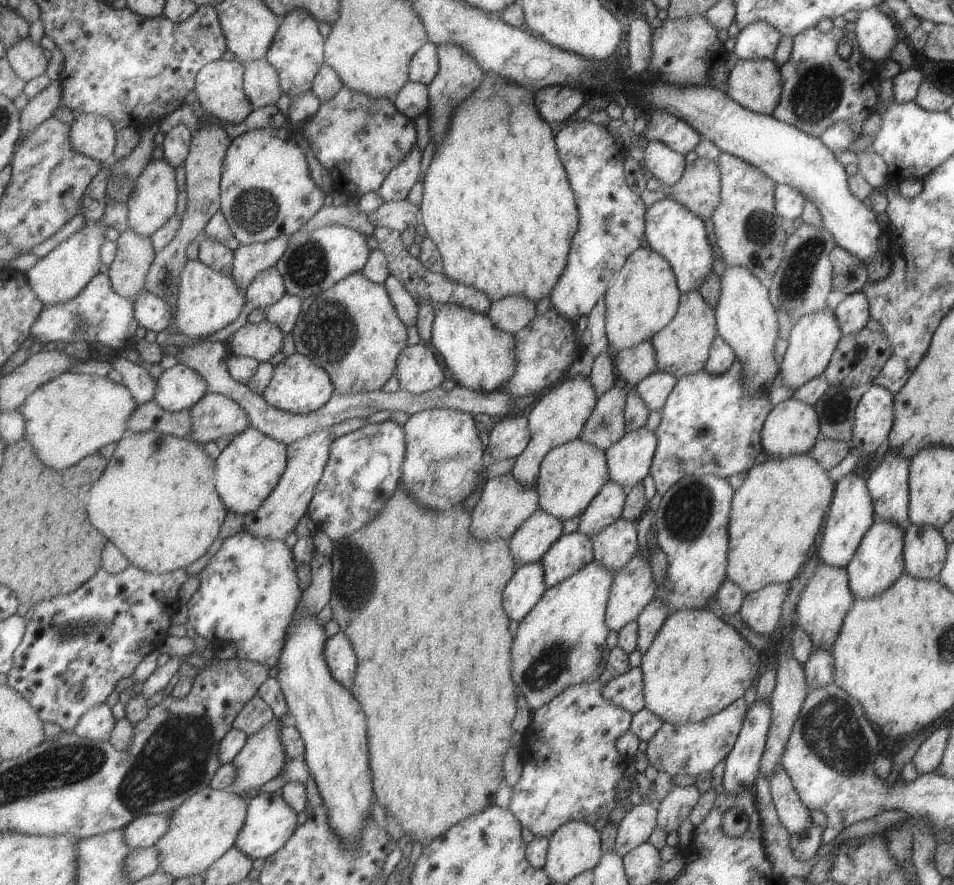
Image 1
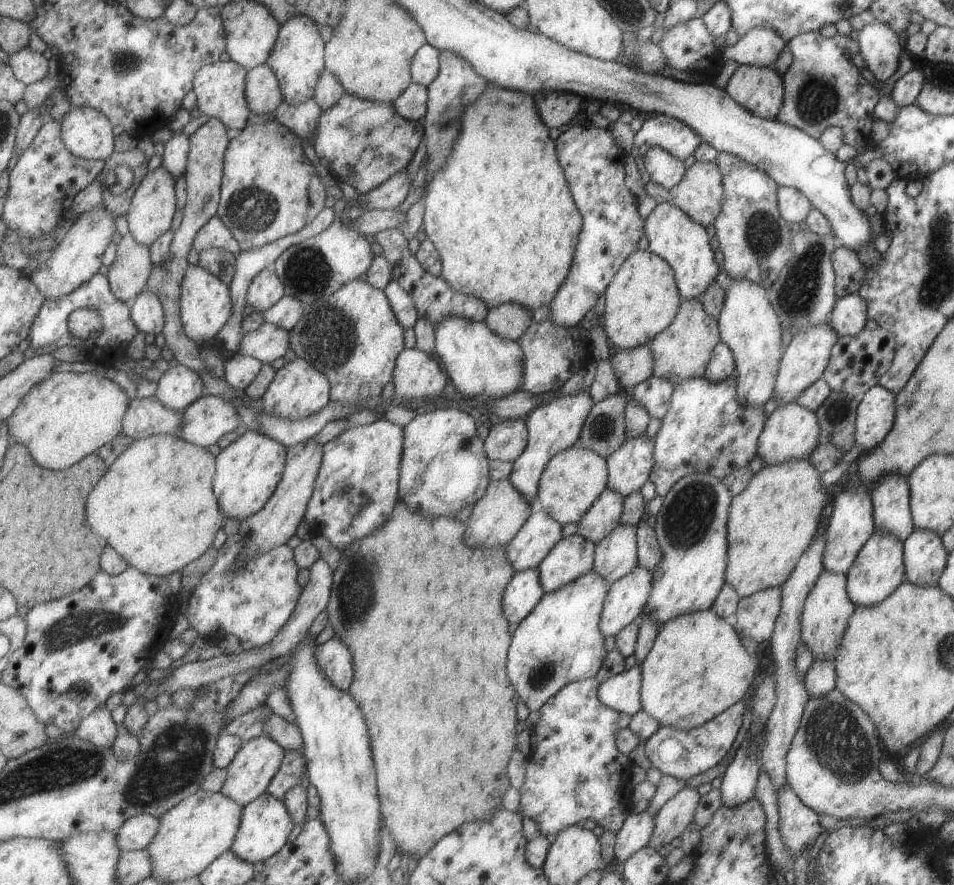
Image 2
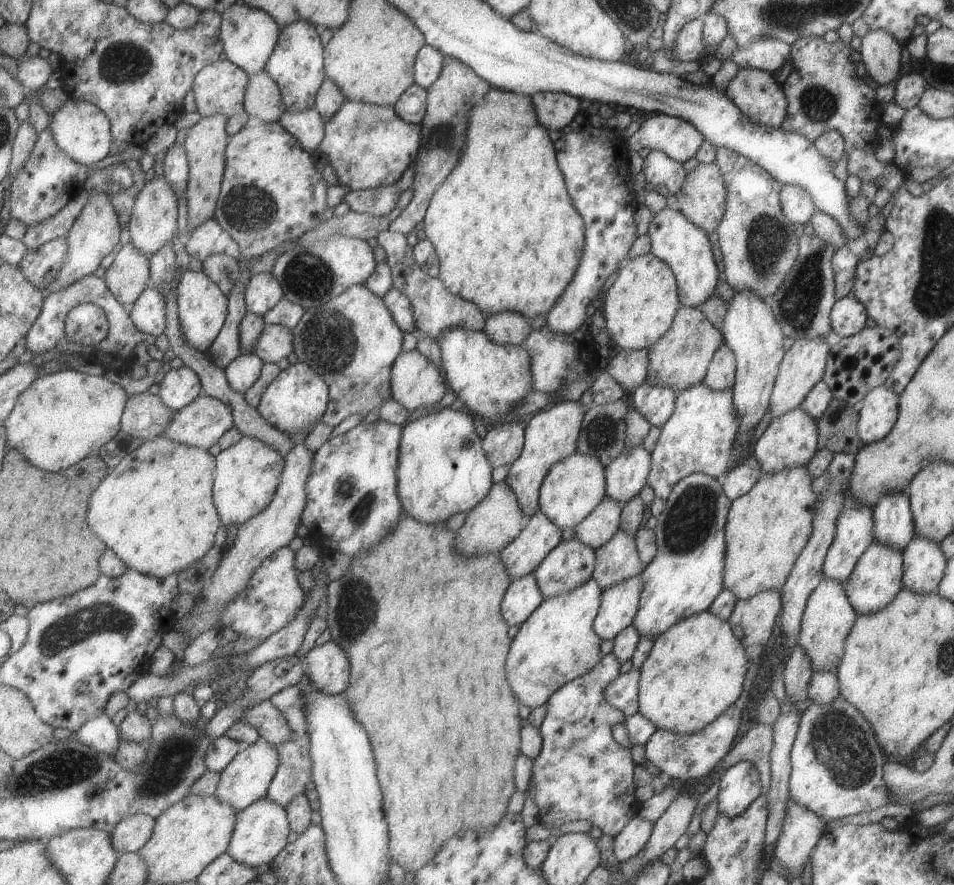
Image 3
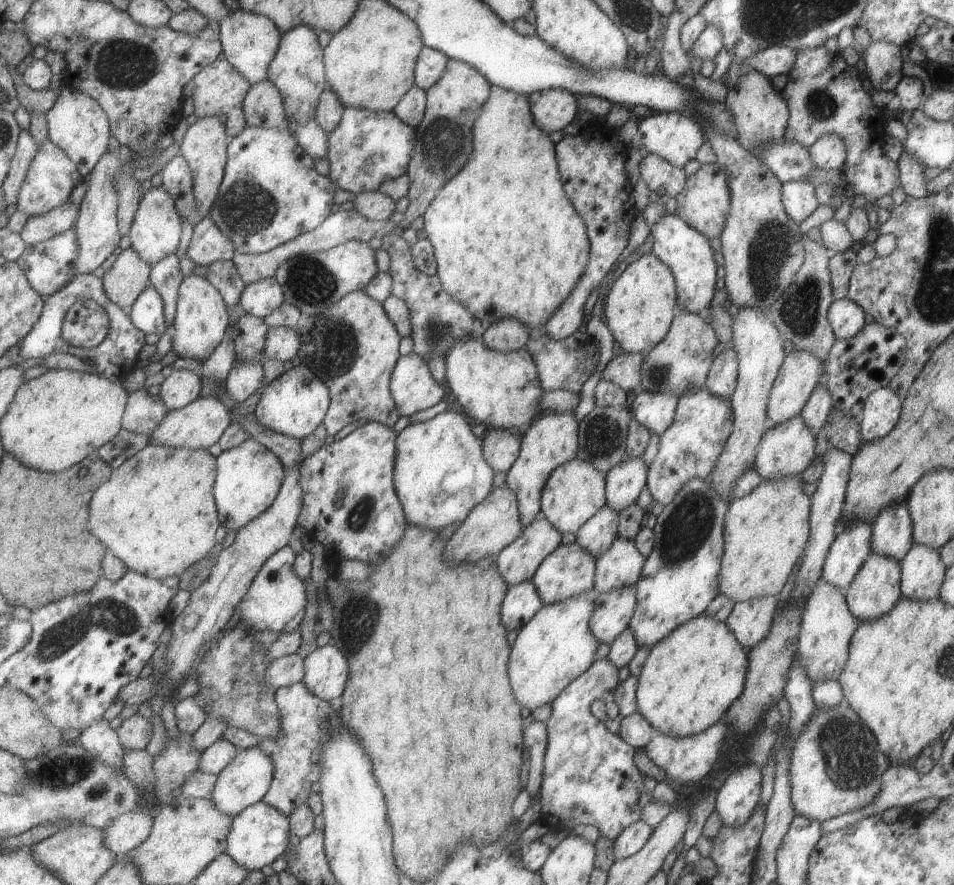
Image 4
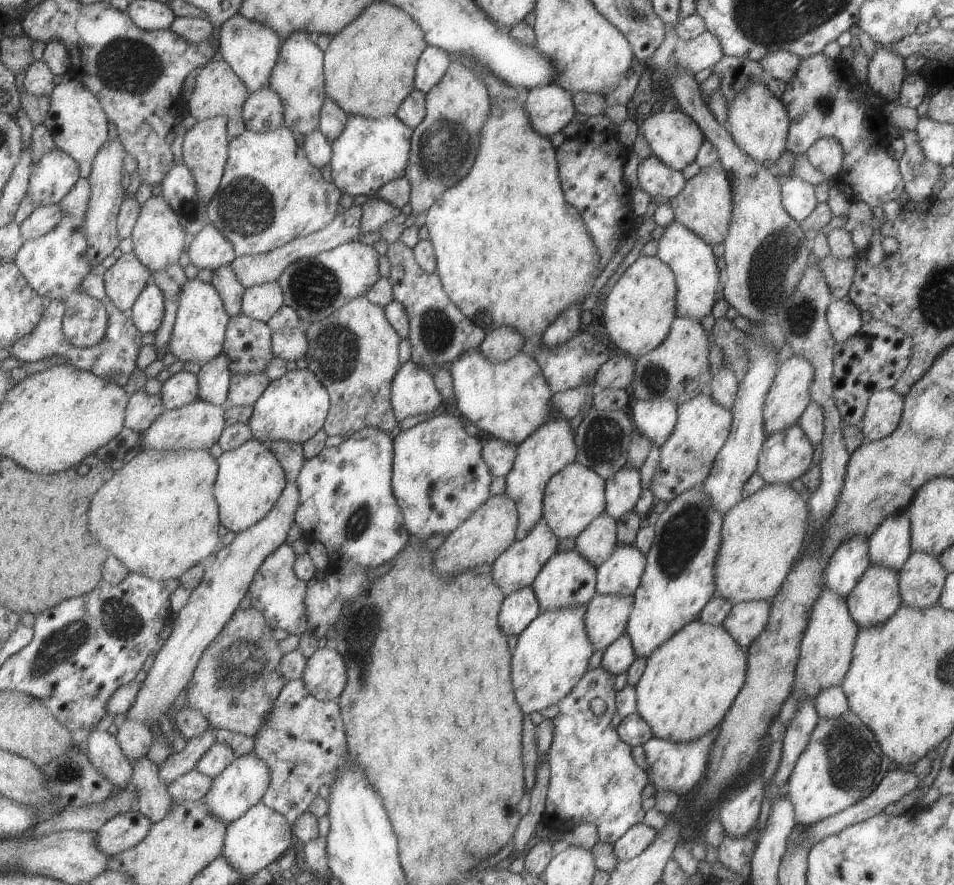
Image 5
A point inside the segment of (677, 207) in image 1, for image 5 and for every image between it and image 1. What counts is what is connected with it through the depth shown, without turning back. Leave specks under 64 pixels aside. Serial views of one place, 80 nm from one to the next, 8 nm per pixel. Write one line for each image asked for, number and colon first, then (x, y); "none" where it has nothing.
2: (672, 235)
3: (685, 248)
4: (687, 253)
5: (691, 260)

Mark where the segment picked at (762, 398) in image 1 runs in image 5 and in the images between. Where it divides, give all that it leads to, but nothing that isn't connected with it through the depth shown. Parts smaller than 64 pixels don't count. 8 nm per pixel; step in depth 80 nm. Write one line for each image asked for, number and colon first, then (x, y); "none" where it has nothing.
2: (707, 430)
3: (700, 436)
4: (688, 449)
5: (685, 458)

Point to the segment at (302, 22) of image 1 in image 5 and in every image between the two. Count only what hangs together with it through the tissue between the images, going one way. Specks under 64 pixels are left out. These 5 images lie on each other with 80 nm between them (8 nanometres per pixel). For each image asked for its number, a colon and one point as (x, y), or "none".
2: (296, 60)
3: (296, 64)
4: (296, 70)
5: (297, 76)

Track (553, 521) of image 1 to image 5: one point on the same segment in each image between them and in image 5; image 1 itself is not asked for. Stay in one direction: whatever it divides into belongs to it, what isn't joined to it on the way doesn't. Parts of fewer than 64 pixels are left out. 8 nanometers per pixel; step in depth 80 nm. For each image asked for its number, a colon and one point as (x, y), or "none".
2: (539, 533)
3: (538, 537)
4: (518, 561)
5: (516, 567)

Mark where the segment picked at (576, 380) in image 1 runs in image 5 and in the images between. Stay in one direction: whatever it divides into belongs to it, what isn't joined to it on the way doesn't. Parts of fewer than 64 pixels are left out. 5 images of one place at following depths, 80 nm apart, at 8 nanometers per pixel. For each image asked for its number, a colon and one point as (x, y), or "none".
2: (552, 427)
3: (551, 434)
4: (551, 439)
5: (547, 449)

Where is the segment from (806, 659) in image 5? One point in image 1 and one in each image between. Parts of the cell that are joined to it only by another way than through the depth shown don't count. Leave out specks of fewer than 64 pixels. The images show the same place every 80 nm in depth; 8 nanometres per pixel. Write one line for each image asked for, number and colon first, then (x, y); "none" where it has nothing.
1: (826, 598)
2: (827, 608)
3: (827, 618)
4: (825, 626)

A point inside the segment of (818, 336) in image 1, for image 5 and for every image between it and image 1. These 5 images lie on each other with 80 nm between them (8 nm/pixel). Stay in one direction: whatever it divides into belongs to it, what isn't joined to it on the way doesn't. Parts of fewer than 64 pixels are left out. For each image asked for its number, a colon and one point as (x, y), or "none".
2: (804, 359)
3: (802, 366)
4: (800, 373)
5: (788, 396)

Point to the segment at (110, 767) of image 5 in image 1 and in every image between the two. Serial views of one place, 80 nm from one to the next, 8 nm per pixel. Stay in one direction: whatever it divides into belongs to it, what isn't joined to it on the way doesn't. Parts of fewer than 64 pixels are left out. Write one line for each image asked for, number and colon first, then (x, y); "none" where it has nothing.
1: (98, 724)
2: (99, 728)
3: (100, 733)
4: (101, 740)

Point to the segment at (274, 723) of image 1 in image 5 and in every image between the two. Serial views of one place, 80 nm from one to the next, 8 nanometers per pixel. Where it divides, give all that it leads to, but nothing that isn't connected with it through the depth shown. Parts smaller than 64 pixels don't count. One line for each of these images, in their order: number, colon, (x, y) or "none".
2: (248, 774)
3: (246, 779)
4: (242, 783)
5: (241, 785)

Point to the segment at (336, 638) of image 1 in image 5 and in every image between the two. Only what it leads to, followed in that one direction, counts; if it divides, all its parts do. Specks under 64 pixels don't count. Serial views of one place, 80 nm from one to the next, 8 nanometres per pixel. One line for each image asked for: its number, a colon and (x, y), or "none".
2: (333, 659)
3: (326, 665)
4: (325, 669)
5: (324, 677)

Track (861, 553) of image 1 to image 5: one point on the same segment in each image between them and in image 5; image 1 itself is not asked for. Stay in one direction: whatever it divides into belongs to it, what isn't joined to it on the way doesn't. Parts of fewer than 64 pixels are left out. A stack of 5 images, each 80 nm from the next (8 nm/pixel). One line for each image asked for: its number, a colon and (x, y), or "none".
2: (876, 571)
3: (876, 577)
4: (875, 588)
5: (875, 597)

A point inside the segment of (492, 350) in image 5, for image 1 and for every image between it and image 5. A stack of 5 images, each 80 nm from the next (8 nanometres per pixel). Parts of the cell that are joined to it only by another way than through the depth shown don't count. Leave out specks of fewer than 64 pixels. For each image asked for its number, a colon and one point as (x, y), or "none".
1: (511, 313)
2: (507, 320)
3: (505, 327)
4: (507, 334)

